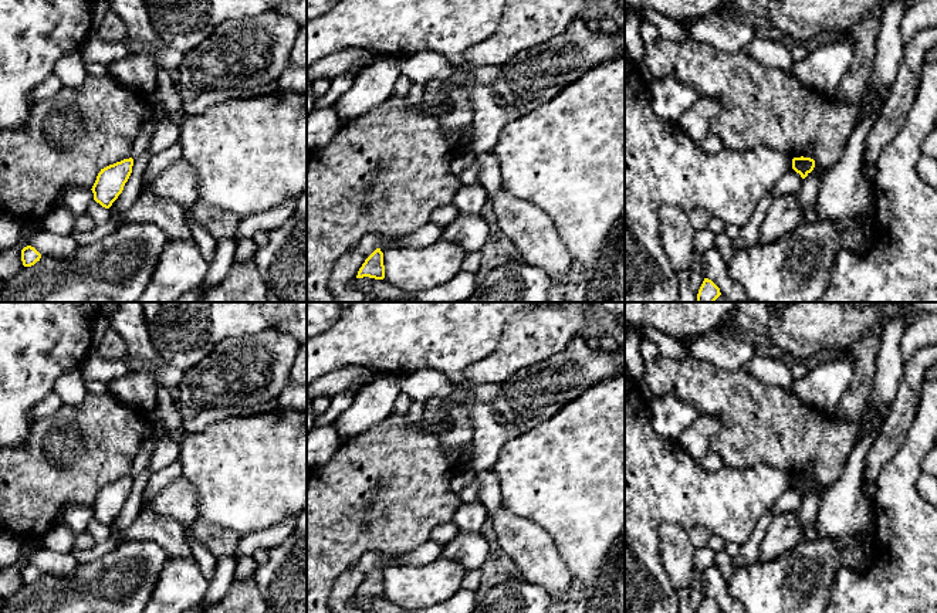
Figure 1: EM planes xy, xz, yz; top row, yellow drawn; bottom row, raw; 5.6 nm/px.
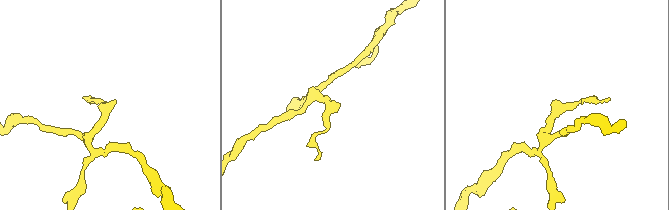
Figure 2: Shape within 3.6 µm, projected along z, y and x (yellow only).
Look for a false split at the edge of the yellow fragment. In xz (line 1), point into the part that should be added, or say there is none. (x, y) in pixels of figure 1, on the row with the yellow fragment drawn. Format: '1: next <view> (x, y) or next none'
1: next none

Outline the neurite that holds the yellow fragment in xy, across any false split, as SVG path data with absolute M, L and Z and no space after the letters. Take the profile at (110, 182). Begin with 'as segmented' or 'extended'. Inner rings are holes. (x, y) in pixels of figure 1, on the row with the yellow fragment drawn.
as segmented; M129 158L101 169L91 189L94 200L102 207L109 209L122 193L132 173L132 166L133 159Z

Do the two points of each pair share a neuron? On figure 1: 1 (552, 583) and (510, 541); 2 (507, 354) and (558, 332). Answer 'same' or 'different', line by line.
1: same
2: same

